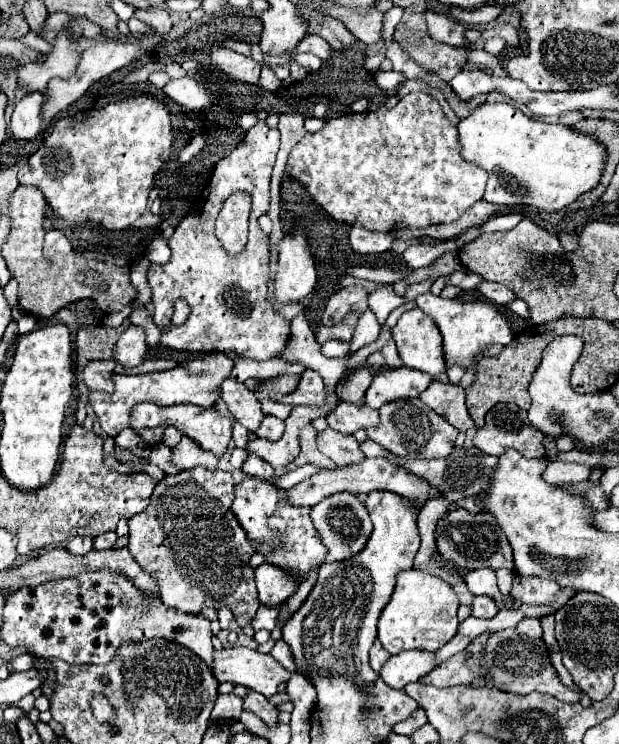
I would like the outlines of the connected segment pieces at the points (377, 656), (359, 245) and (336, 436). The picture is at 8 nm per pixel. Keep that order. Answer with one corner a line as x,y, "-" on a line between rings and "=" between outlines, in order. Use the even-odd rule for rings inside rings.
376,640
376,642
372,644
372,648
370,648
370,666
372,666
376,672
380,672
382,664
384,664
388,658
390,658
390,654
382,648
380,640
=
352,226
350,230
350,246
360,254
380,254
390,250
394,238
384,232
370,232
360,226
=
332,428
318,434
318,448
322,454
332,458
338,466
352,466
366,458
354,436
340,434

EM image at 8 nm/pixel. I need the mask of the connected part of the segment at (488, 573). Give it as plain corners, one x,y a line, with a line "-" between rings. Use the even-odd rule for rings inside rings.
480,568
480,570
470,570
466,576
466,586
472,594
482,594
482,596
488,596
492,598
494,602
498,604
510,604
512,602
512,596
504,596
498,586
496,586
496,574
492,568

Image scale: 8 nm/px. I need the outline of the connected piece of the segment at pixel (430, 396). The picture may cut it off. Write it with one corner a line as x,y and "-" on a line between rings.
432,382
422,394
420,400
430,406
436,414
446,418
454,428
460,432
466,432
474,428
474,422
466,410
466,400
464,400
464,388
452,386
452,384
442,384
442,382

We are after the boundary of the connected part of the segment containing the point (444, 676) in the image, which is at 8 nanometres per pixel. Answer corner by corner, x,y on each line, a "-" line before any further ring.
514,628
500,630
500,632
482,632
466,650
454,654
450,660
436,666
420,682
436,687
490,686
490,688
498,688
514,694
530,694
536,690
536,692
552,694
564,702
580,700
578,692
566,688
560,682
556,670
550,664
550,656
544,640
534,640
520,632
516,634

